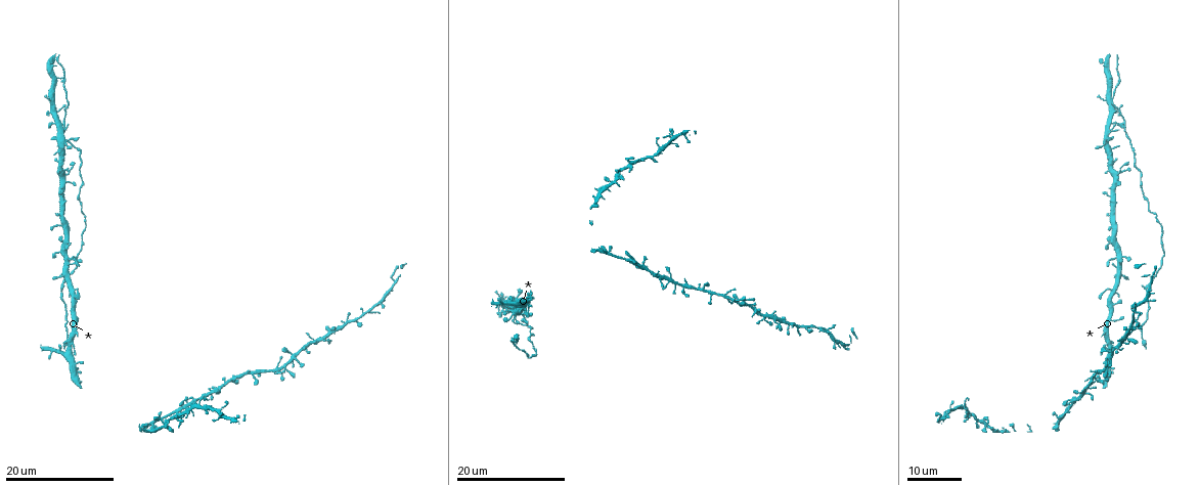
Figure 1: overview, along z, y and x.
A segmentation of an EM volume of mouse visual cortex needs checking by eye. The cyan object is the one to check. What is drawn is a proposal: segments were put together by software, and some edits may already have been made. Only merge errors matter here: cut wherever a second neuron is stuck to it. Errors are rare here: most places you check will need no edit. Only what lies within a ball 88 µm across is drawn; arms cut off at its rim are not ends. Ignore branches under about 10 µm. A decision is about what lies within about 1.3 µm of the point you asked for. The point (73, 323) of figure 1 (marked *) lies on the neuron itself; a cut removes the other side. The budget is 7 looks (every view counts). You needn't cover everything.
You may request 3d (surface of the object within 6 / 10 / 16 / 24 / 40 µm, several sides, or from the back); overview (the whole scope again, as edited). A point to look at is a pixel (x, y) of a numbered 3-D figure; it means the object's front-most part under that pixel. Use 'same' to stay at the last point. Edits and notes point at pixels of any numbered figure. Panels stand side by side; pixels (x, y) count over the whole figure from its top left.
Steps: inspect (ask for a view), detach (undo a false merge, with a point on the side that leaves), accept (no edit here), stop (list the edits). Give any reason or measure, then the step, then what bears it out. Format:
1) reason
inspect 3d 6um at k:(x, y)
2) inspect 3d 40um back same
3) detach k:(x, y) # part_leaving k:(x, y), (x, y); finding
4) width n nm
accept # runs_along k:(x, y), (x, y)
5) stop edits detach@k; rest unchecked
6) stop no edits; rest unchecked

three arms meet
inspect 3d 16um at 1:(1068, 411)

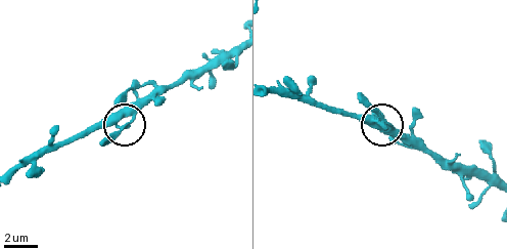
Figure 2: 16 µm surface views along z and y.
closer look
inspect 3d 10um at 2:(123, 127)

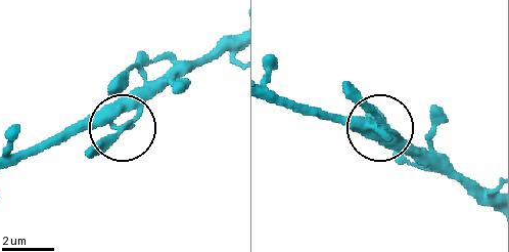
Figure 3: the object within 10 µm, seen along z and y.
inspect 3d 10um back at 3:(382, 129)

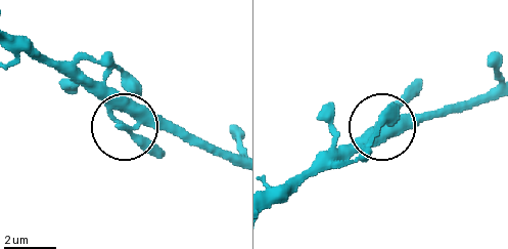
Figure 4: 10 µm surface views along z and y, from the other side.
width 320 nm
accept # all the same neuron

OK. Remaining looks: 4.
sudden change in width
inspect 3d 16um at 1:(1117, 240)

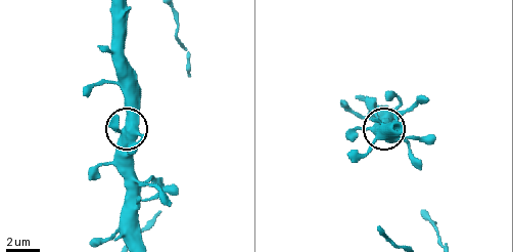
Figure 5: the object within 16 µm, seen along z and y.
zoom in
inspect 3d 6um same

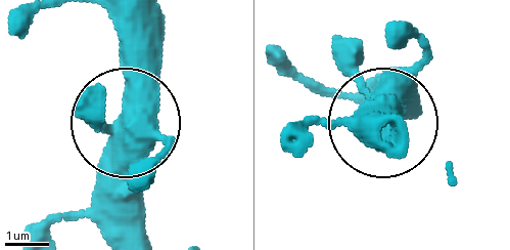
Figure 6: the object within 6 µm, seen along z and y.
accept # runs_along 6:(134, 234), (123, 13); all the same neuron

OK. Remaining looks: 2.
four-way junction
inspect 3d 16um at 1:(65, 111)

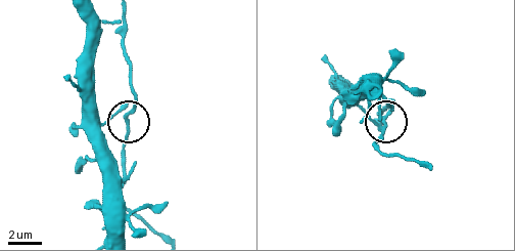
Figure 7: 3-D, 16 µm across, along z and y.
zoom in
inspect 3d 6um at 7:(125, 118)

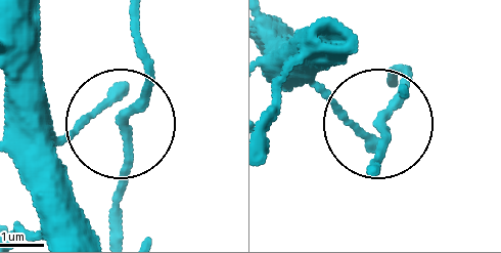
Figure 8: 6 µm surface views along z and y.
arms 4
accept # one neuron here

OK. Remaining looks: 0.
stop no edits; rest unchecked

